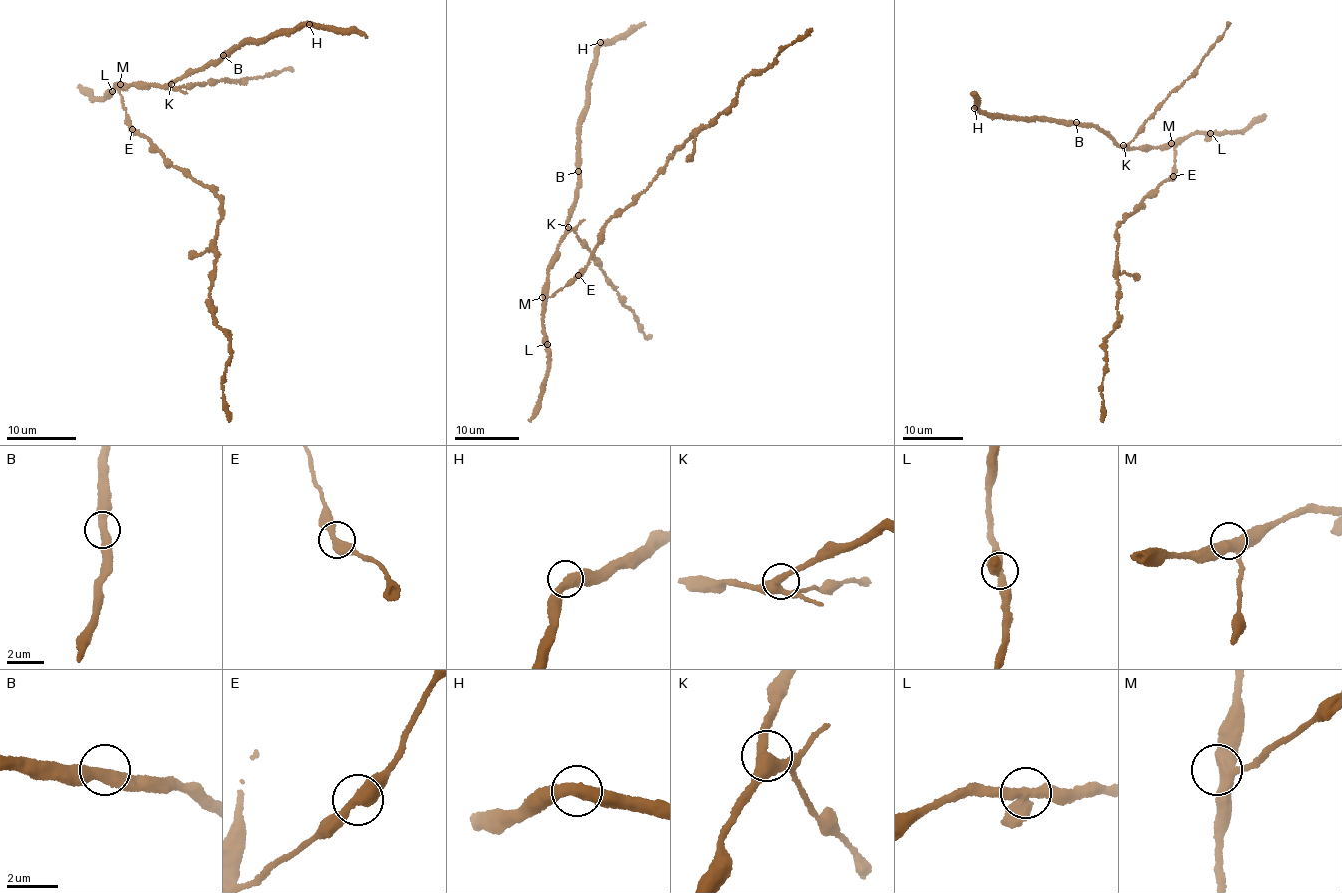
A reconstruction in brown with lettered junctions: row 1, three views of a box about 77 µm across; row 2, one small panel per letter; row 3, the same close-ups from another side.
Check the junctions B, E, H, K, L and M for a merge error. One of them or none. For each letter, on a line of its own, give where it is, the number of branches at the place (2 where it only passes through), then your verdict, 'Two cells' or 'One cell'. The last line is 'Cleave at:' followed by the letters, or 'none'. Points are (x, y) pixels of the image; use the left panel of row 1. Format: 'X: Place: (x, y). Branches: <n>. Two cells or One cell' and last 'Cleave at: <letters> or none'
B: Place: (223, 55). Branches: 2. One cell
E: Place: (132, 129). Branches: 2. One cell
H: Place: (309, 24). Branches: 2. One cell
K: Place: (171, 84). Branches: 3. One cell
L: Place: (112, 91). Branches: 3. One cell
M: Place: (120, 84). Branches: 3. One cell
Cleave at: none

